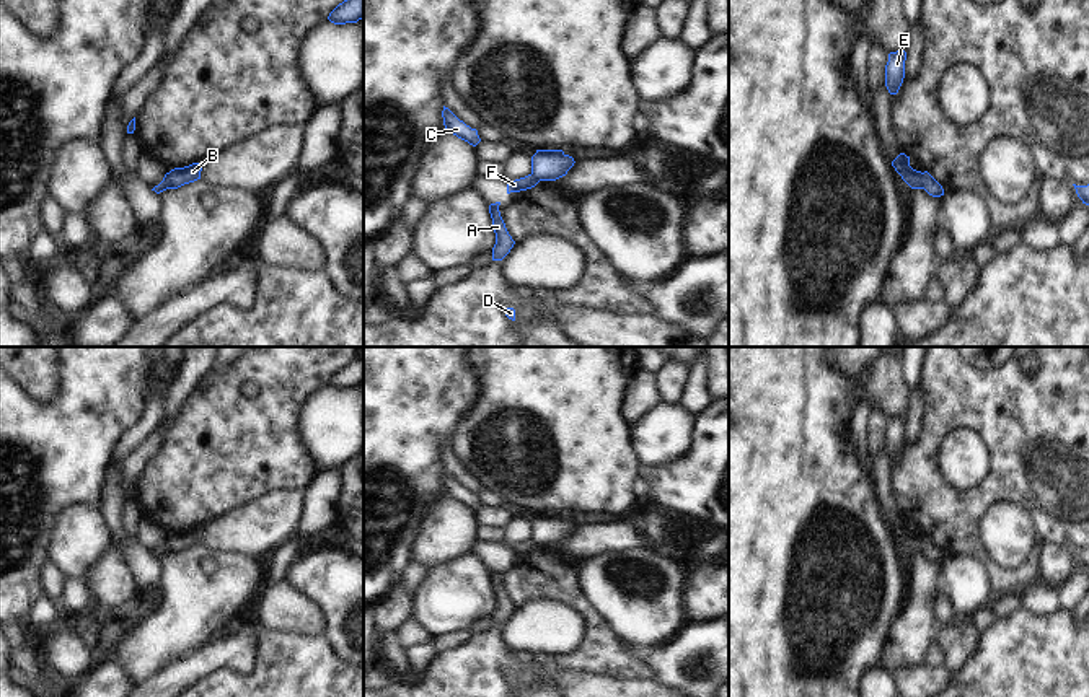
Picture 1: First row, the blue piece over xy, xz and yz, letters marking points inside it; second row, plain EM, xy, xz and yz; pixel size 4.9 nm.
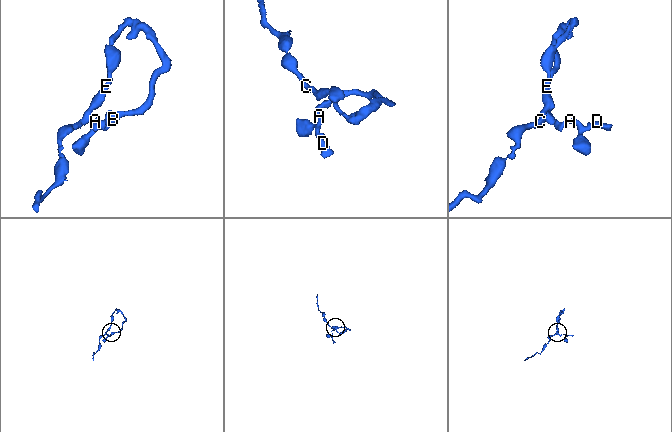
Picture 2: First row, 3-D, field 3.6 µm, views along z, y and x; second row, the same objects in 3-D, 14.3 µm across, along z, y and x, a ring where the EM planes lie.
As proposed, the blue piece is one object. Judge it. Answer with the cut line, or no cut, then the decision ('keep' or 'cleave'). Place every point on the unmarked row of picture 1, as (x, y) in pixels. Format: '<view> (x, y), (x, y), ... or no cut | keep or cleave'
xy (167, 538), (170, 552) | cleave

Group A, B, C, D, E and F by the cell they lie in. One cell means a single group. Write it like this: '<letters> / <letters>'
A D F / B C E

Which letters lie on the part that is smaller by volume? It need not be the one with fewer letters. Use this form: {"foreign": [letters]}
{"foreign": ["A", "D", "F"]}

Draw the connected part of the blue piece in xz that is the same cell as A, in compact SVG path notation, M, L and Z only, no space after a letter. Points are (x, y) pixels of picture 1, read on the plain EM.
M500 567L489 570L489 578L492 583L492 593L496 598L496 609L492 612L492 625L502 625L515 609L515 606L509 599L505 588L500 581L499 570L500 570Z

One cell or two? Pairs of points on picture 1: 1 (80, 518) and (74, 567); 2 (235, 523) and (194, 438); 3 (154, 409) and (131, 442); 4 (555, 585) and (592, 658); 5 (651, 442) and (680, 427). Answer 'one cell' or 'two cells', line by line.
1: one cell
2: two cells
3: one cell
4: one cell
5: one cell

